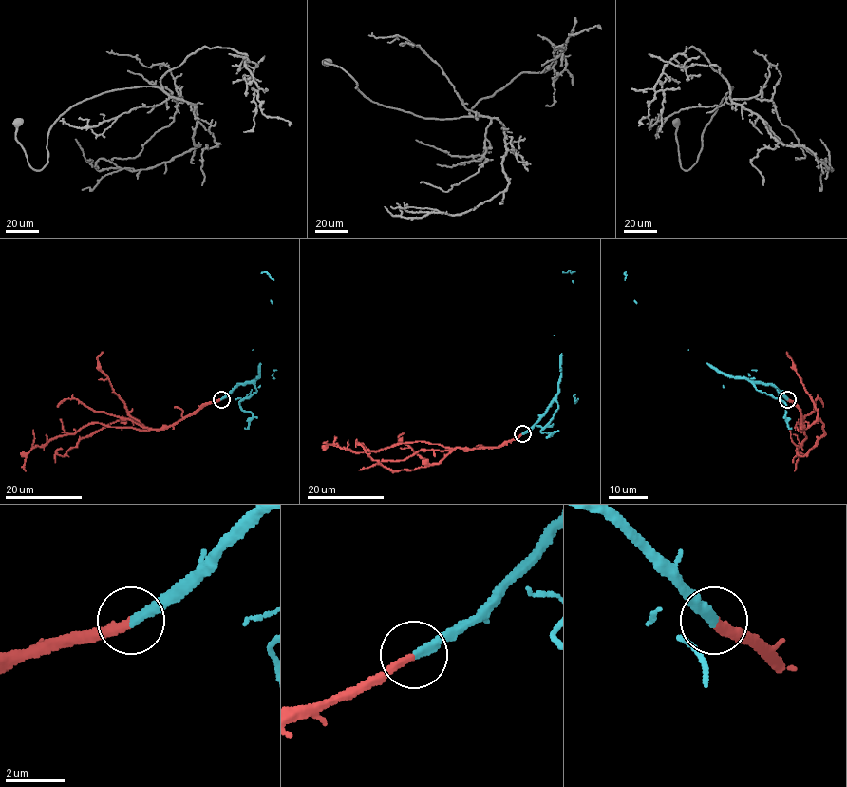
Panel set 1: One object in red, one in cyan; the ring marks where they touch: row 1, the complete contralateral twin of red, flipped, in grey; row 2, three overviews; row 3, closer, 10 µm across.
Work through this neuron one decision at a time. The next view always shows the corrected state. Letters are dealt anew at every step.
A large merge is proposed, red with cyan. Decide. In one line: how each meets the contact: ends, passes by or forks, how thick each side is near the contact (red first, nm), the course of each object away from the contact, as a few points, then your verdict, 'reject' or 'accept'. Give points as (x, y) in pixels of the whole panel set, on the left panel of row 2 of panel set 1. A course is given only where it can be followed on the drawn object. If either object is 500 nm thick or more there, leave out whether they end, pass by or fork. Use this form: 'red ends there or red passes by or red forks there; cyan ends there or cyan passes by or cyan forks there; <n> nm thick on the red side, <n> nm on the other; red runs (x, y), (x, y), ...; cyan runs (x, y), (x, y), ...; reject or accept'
red ends there; cyan ends there; 280 nm thick on the red side, 300 nm on the other; red runs (220, 398), (168, 427), (140, 431), (100, 423), (83, 426), (73, 433), (35, 446), (26, 458), (26, 470); cyan runs (220, 398), (236, 385), (251, 382), (259, 375), (260, 363), (253, 350), (273, 280), (266, 272), (261, 273); accept

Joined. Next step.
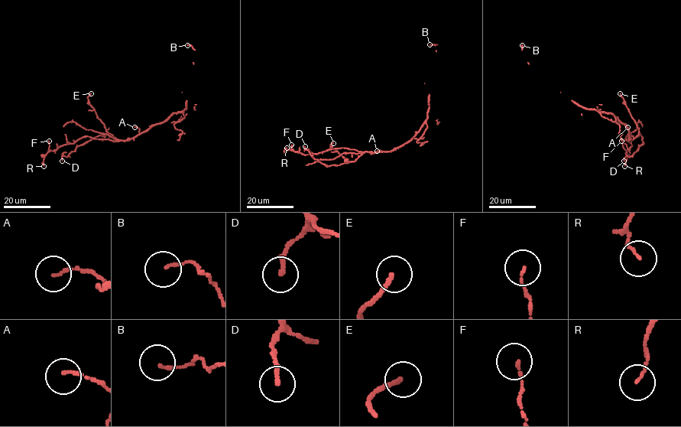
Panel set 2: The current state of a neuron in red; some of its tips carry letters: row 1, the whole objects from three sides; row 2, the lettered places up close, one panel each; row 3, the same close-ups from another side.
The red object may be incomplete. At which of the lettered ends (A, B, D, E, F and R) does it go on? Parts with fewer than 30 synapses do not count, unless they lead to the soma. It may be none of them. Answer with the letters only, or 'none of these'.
none of these

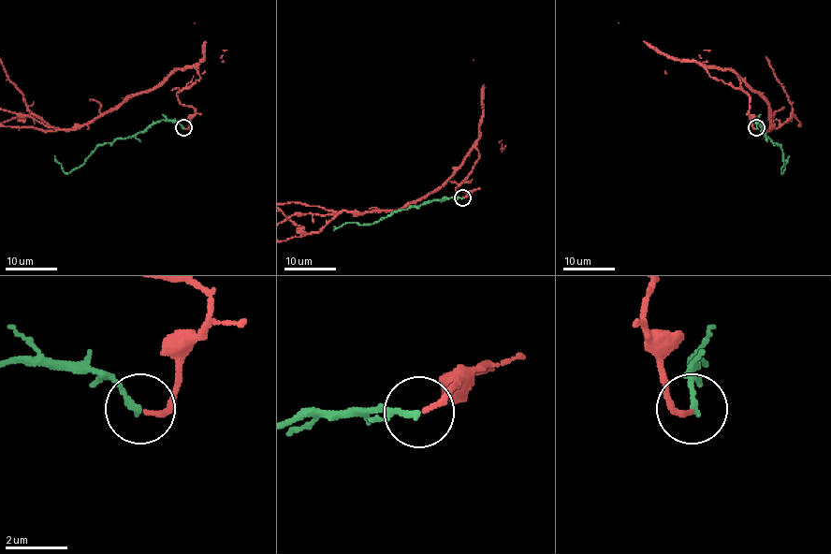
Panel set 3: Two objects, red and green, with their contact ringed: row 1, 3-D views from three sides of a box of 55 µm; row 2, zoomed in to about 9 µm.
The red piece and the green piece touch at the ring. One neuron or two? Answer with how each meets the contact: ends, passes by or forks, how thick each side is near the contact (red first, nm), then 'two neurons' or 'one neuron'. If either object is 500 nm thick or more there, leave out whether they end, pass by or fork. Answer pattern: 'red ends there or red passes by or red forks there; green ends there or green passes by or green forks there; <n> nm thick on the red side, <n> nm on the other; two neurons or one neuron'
red ends there; green ends there; 160 nm thick on the red side, 200 nm on the other; one neuron

